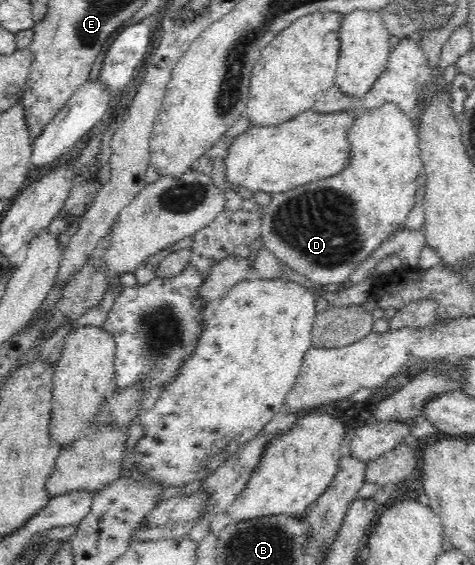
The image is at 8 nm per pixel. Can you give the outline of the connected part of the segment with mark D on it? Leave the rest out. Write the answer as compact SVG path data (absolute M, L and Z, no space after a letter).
M394 103L385 104L383 107L378 107L374 110L363 110L356 114L357 121L355 122L354 128L349 133L349 143L350 143L350 163L346 163L346 169L342 169L338 175L334 175L334 179L324 179L324 181L316 181L312 183L306 183L291 191L286 191L285 193L278 193L273 195L272 202L270 206L262 212L262 225L261 225L261 237L264 241L264 247L268 248L284 265L288 265L305 275L309 280L314 281L314 283L319 283L322 286L328 285L339 285L341 282L346 281L354 271L356 271L356 266L360 265L362 261L372 253L376 251L382 243L391 240L394 233L400 232L405 229L405 223L408 219L408 214L414 206L417 204L417 195L419 188L422 186L419 183L419 175L422 168L422 160L420 159L420 146L419 138L417 135L417 129L412 125L412 117L406 115L398 106Z

